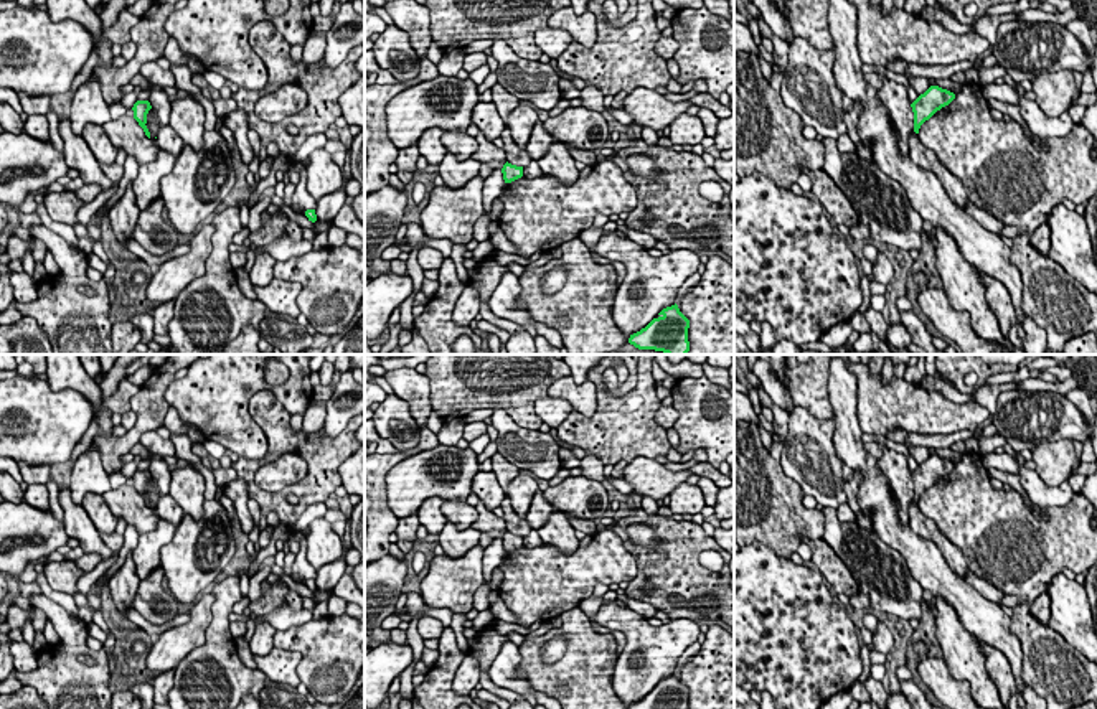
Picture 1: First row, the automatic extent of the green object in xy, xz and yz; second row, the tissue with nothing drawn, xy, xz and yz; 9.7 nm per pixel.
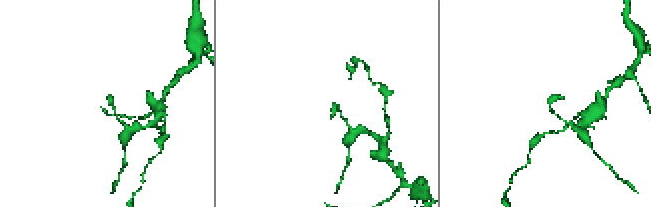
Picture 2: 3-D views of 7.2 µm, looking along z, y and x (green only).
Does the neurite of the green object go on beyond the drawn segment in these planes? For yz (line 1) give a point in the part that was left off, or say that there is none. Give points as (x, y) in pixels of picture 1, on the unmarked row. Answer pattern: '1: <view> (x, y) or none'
1: none

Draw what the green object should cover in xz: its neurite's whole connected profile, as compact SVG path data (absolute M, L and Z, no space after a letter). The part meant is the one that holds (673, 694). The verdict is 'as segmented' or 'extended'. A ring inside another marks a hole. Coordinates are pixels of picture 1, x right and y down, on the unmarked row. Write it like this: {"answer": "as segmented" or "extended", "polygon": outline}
{"answer": "as segmented", "polygon": "M676 673L663 678L658 684L629 709L688 709L690 689Z"}

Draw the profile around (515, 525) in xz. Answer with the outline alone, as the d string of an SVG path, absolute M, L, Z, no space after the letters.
M508 496L501 501L500 508L503 509L503 521L508 533L516 536L526 536L531 531L531 526L526 523L526 518L521 518L513 509Z

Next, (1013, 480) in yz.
M990 468L990 470L988 470L988 475L990 475L991 478L1001 480L1003 483L1008 483L1008 485L1011 486L1011 490L1018 491L1018 493L1023 496L1024 506L1026 506L1029 511L1033 511L1033 506L1031 506L1033 503L1031 503L1028 493L1024 491L1024 488L1023 488L1023 485L1021 485L1018 475L1006 473L1006 472L1001 472L1001 470L996 470L996 468Z

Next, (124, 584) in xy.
M132 554L125 557L125 562L120 569L109 579L111 597L114 599L115 608L127 620L127 610L132 607L132 602L137 595L140 579L135 574L135 564L132 561Z

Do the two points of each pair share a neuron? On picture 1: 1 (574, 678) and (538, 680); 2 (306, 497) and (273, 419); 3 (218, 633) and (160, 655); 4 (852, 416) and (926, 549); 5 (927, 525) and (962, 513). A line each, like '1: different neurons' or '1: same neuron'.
1: same neuron
2: same neuron
3: different neurons
4: same neuron
5: different neurons

